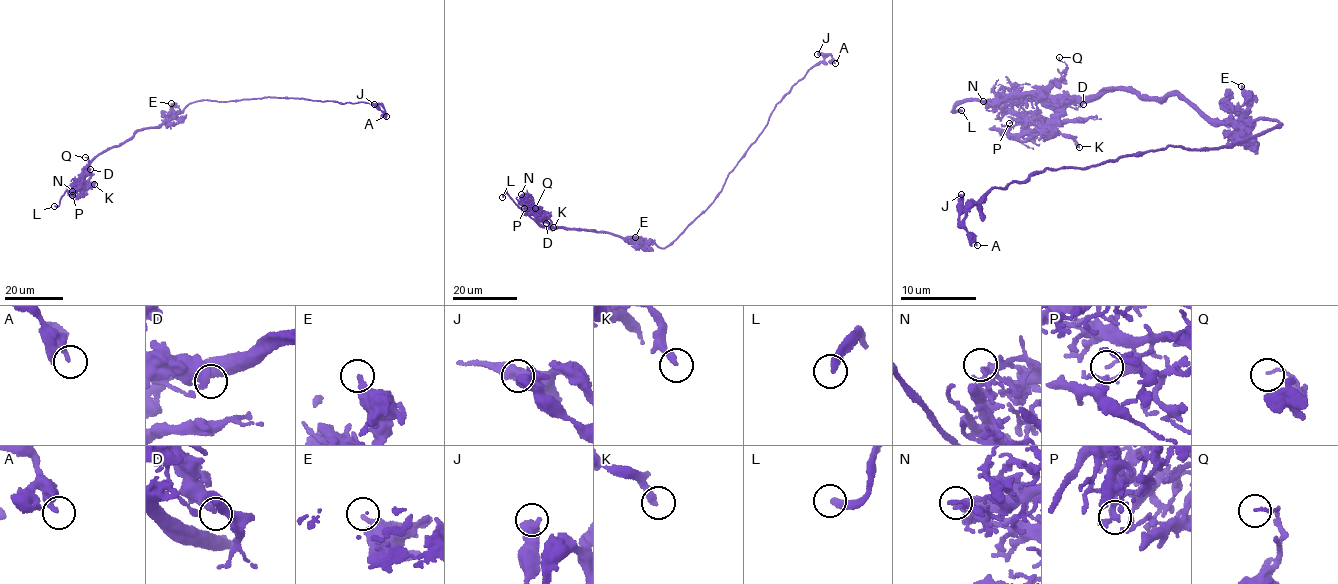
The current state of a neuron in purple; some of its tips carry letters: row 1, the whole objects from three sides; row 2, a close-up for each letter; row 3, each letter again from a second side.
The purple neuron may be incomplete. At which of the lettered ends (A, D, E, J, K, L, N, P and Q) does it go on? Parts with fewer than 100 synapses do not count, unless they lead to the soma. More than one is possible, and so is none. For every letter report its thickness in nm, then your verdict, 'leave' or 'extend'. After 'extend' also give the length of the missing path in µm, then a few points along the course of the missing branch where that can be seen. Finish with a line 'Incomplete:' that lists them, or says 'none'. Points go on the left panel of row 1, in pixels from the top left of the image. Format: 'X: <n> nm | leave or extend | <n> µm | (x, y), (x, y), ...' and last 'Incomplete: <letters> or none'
A: 280 nm | leave
D: 400 nm | leave
E: 280 nm | leave
J: 500 nm | leave
K: 320 nm | leave
L: 320 nm | extend | 25 µm | (54, 206), (44, 201), (36, 187), (30, 188)
N: 100 nm | leave
P: 140 nm | leave
Q: 110 nm | leave
Incomplete: L

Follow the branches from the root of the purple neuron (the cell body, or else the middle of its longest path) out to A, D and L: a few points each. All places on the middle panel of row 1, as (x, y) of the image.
A: (680, 234), (712, 204), (728, 174), (792, 85), (826, 56), (831, 55), (835, 63)
D: (680, 234), (660, 248), (607, 233), (548, 228), (538, 222), (538, 214), (546, 223)
L: (680, 234), (660, 248), (607, 233), (546, 227), (523, 211), (507, 192), (502, 197)

